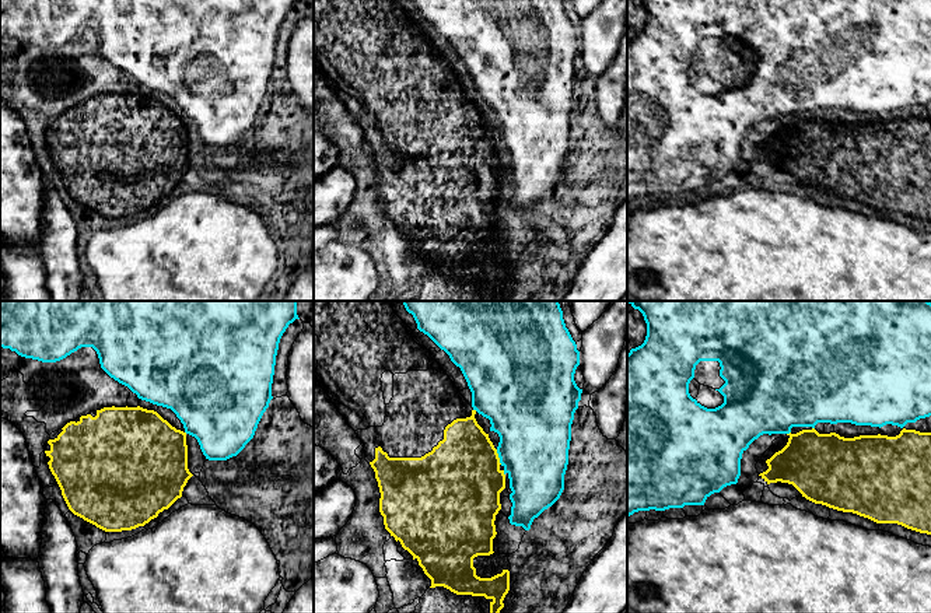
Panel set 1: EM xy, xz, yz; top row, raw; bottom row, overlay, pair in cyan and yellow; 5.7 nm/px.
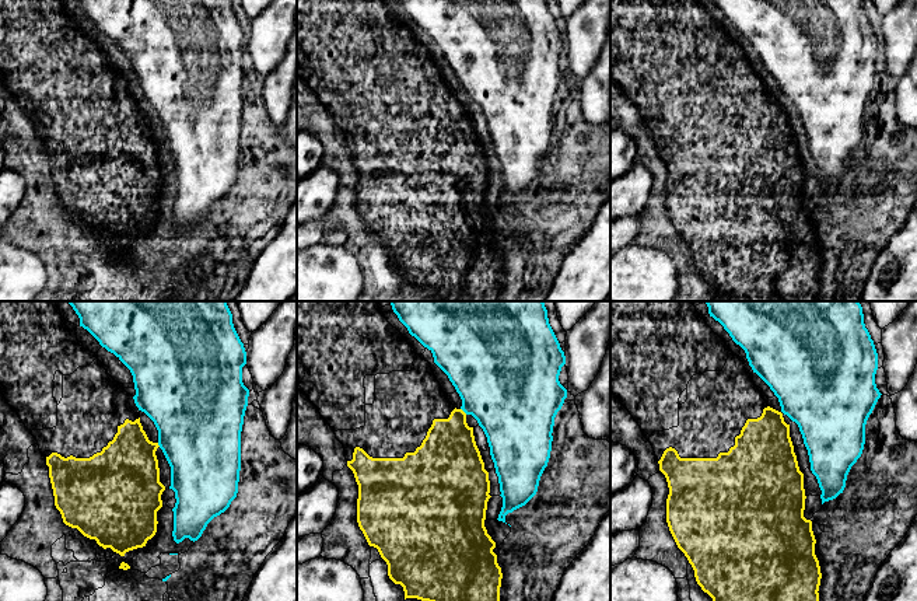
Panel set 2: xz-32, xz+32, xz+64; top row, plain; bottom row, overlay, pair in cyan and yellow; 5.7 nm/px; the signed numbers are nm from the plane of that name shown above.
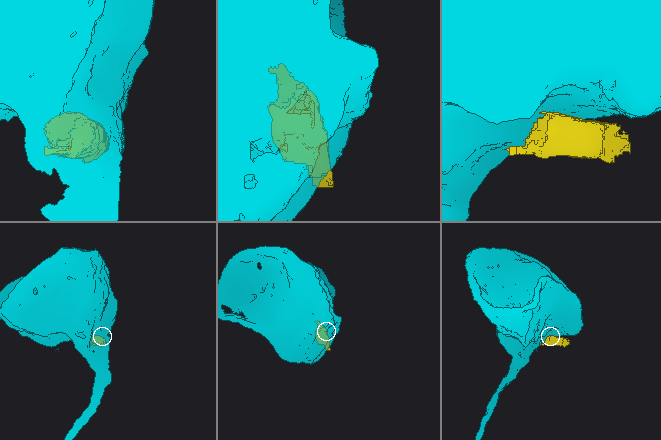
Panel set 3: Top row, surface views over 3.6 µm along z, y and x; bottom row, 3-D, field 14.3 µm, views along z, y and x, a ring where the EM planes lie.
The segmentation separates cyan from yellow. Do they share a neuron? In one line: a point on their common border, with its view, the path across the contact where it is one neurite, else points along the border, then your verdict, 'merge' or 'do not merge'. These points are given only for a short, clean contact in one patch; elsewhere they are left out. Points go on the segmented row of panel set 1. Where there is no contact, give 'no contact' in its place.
xz (499, 456) | along xz (496, 449), (501, 463) | do not merge

